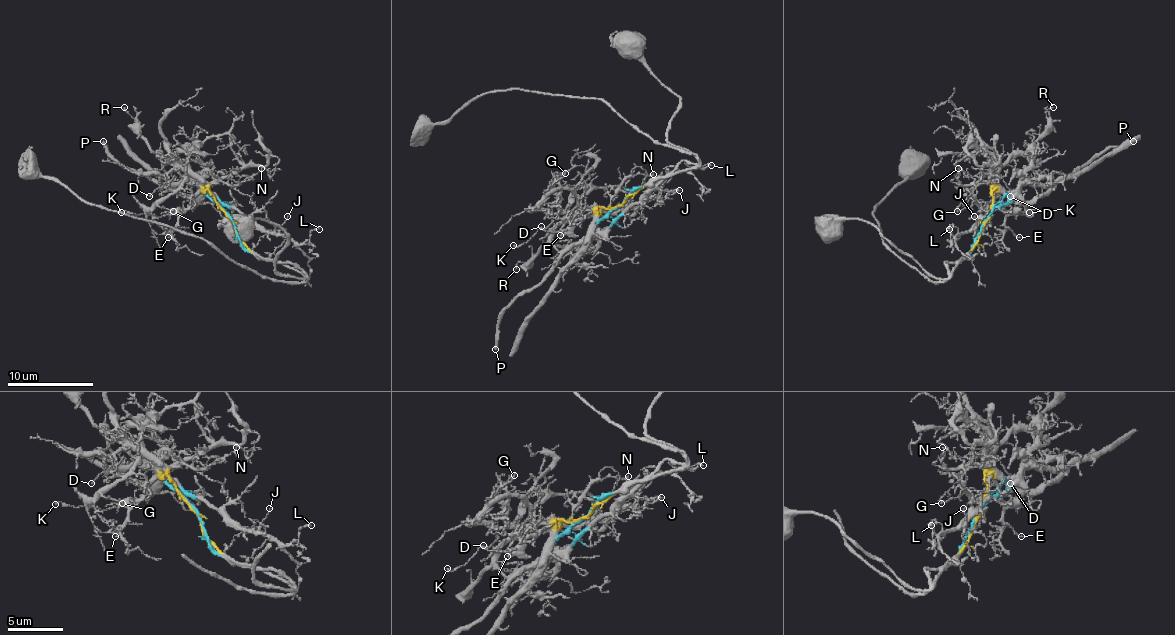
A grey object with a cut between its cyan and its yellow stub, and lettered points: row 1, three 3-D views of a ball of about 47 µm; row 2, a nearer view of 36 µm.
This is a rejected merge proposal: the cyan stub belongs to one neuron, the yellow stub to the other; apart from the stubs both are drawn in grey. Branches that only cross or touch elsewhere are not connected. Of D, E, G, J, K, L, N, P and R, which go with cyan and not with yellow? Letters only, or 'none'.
J, L, P

